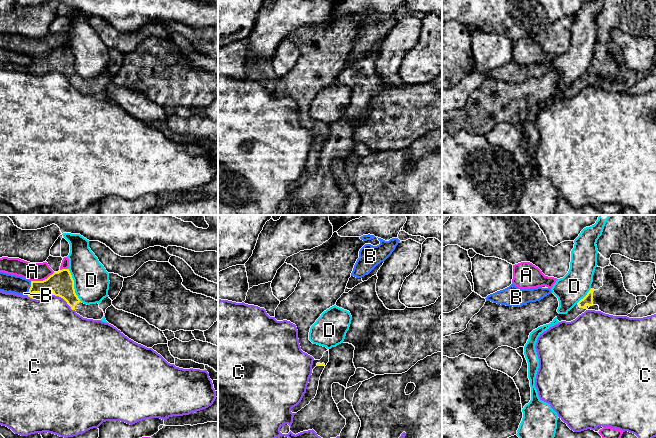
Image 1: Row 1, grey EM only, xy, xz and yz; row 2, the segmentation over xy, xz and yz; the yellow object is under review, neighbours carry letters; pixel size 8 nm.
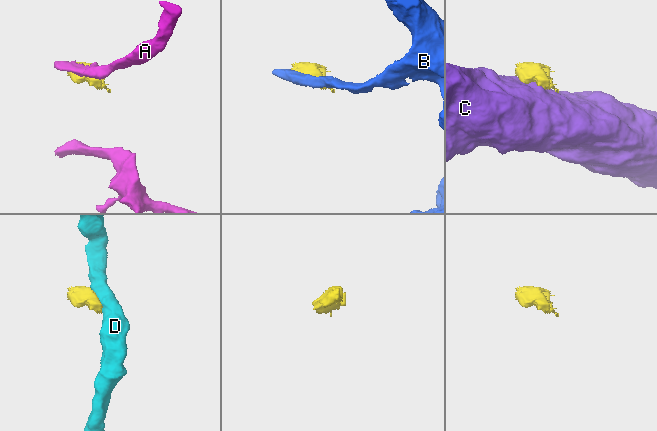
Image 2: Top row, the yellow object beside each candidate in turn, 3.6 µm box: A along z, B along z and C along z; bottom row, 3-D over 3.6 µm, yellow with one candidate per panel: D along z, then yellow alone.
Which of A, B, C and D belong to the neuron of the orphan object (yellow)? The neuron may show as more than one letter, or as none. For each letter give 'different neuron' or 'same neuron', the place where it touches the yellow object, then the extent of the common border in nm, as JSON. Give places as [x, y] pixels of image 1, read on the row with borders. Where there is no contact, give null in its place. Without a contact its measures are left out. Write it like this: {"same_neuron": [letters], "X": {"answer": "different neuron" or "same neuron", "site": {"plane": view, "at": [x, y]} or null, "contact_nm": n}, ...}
{"same_neuron": [], "A": {"answer": "different neuron", "site": {"plane": "xy", "at": [43, 280]}, "contact_nm": 200}, "B": {"answer": "different neuron", "site": {"plane": "xy", "at": [30, 288]}, "contact_nm": 120}, "C": {"answer": "different neuron", "site": {"plane": "xy", "at": [64, 299]}, "contact_nm": 220}, "D": {"answer": "different neuron", "site": {"plane": "xy", "at": [73, 285]}, "contact_nm": 300}}

